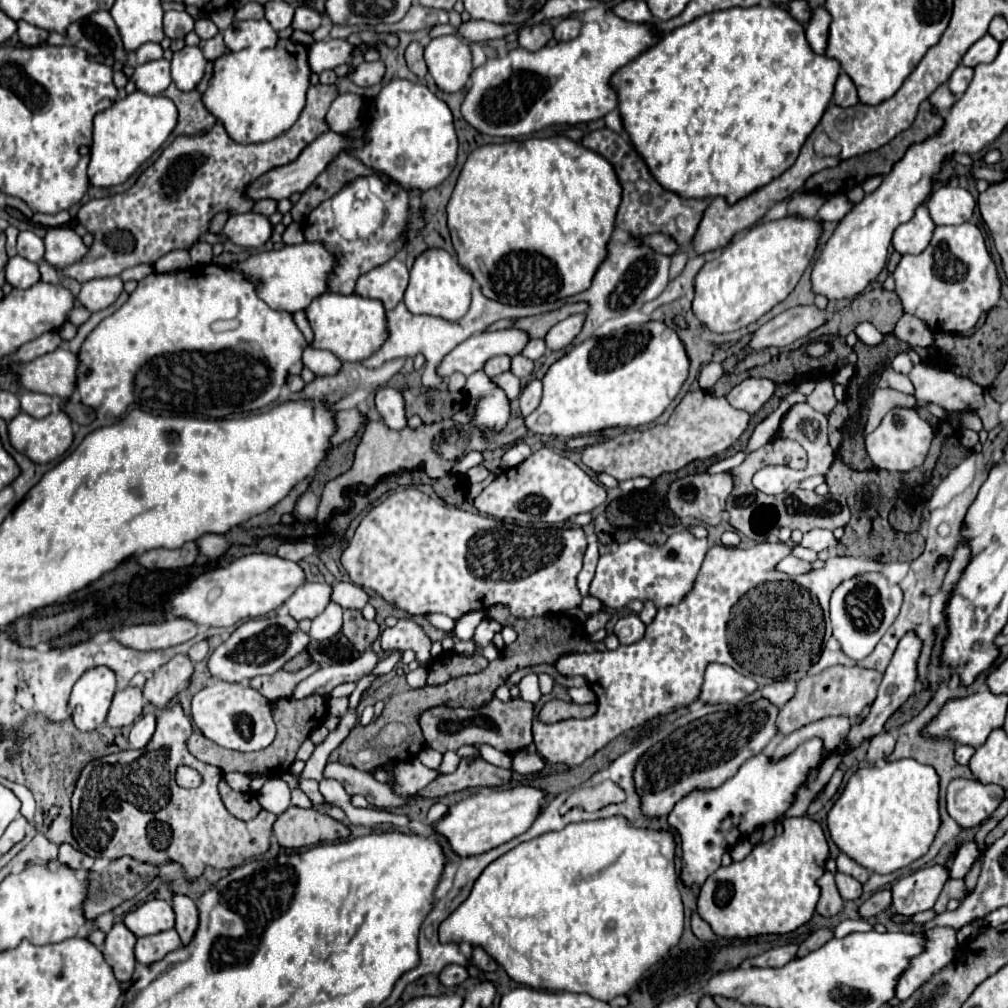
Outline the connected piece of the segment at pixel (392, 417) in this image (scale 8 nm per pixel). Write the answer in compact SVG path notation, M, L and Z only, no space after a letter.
M391 387L379 389L375 403L377 403L377 409L389 429L403 429L407 425L403 395L397 389L391 389Z

